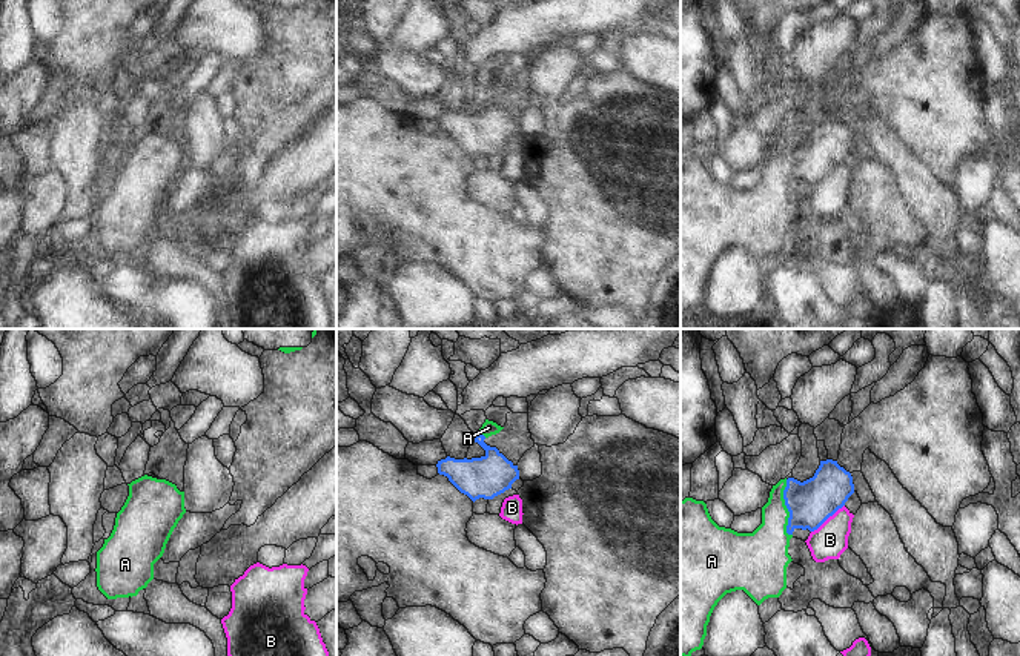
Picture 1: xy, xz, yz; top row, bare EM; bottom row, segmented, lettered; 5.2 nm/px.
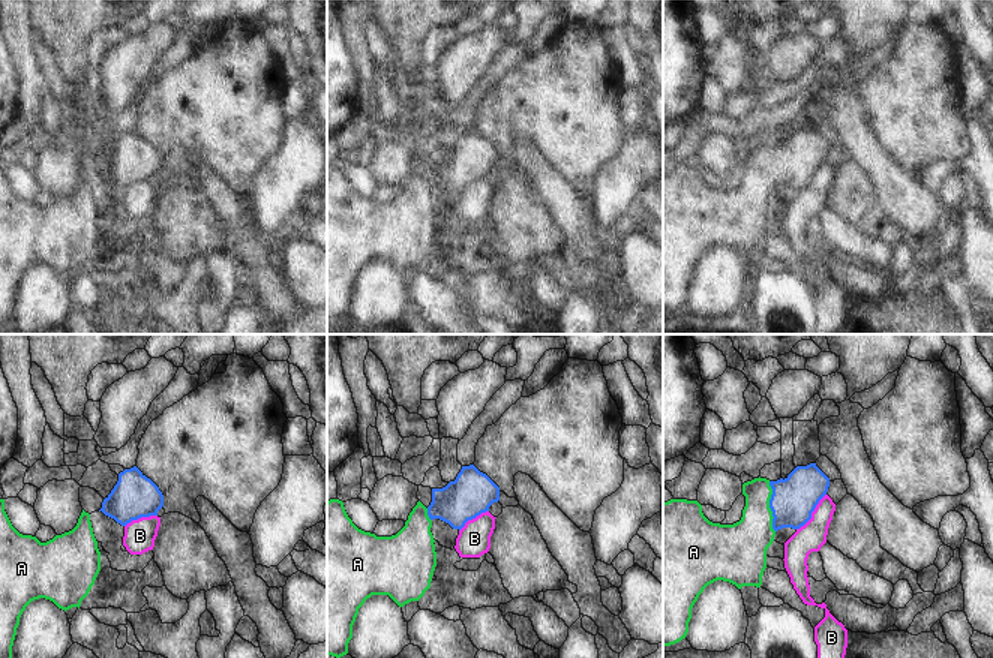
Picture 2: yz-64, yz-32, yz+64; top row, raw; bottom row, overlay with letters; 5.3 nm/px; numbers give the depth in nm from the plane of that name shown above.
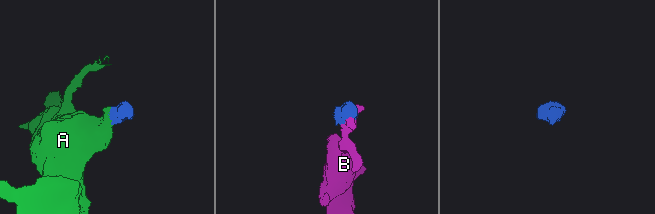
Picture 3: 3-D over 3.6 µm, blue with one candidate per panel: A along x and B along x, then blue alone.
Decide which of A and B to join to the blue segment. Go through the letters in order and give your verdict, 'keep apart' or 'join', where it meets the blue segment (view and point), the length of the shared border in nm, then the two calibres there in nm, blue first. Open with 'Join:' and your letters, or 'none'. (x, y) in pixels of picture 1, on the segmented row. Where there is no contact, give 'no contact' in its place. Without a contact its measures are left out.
Join: A
A: join; meets blue in yz at (787, 507); contact 300 nm long; 240 nm thick on the blue side, 220 nm on the other
B: keep apart; meets blue in yz at (827, 518); contact 220 nm long; 240 nm thick on the blue side, 180 nm on the other

